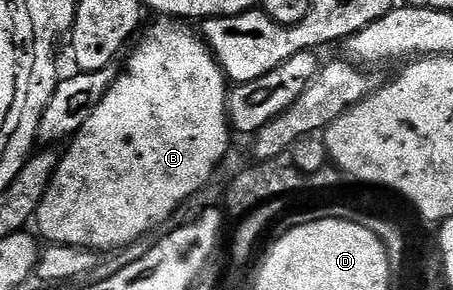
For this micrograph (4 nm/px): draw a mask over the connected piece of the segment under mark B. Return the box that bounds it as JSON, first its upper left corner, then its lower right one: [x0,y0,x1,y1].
[37,17,233,253]

